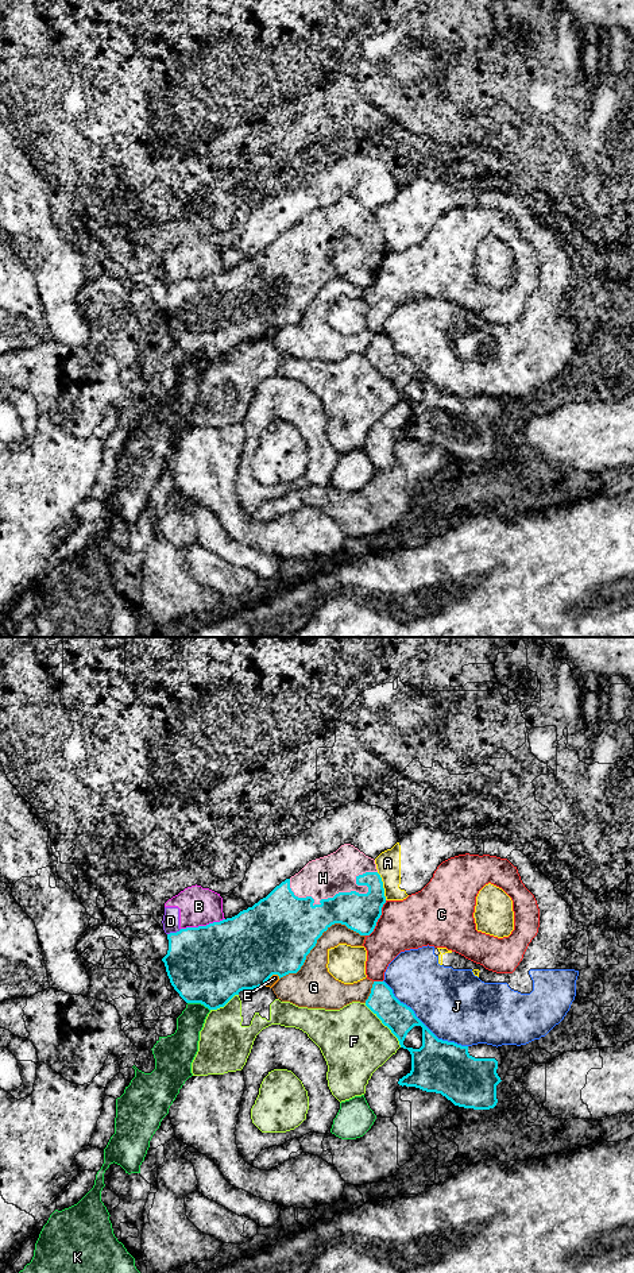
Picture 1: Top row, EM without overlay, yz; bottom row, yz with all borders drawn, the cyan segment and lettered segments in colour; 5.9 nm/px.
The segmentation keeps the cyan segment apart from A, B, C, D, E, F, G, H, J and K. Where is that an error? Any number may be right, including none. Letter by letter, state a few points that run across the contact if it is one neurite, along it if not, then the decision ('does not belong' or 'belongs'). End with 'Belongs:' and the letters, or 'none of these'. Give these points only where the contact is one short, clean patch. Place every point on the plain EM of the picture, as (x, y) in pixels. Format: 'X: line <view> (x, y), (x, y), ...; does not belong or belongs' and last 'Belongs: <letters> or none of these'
A: does not belong
B: line yz (224, 270), (181, 281); does not belong
C: does not belong
D: does not belong
E: does not belong
F: does not belong
G: does not belong
H: belongs
J: does not belong
K: does not belong
Belongs: H

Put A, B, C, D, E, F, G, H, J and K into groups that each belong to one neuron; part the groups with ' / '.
A / B D / C / E / F / G / H / J / K

